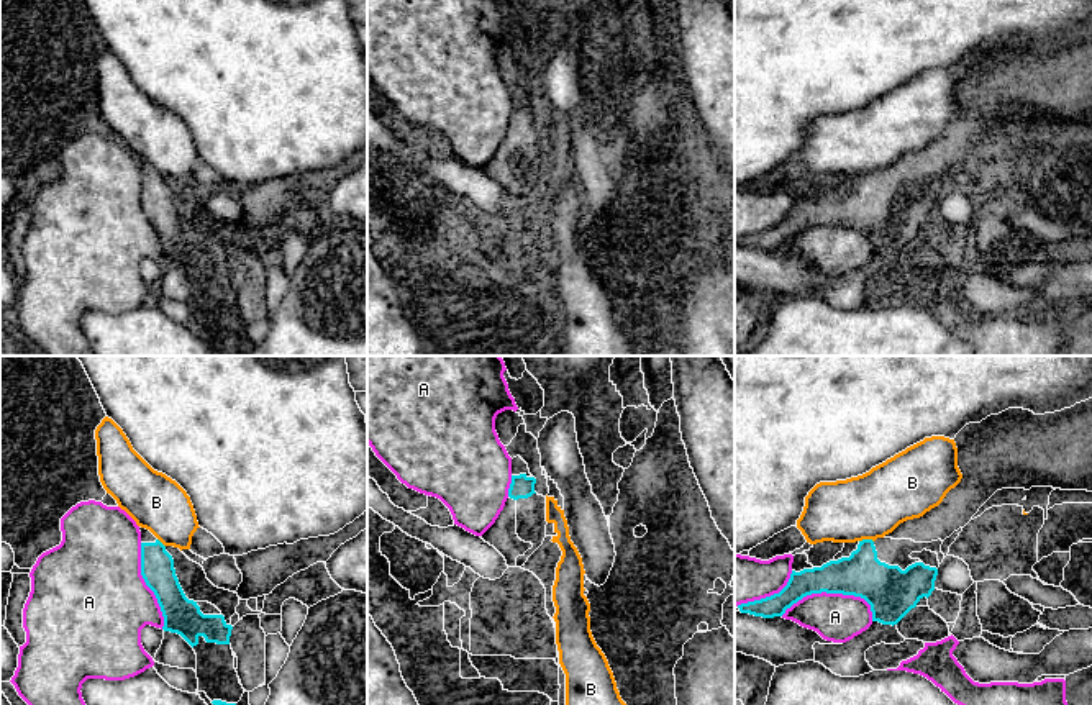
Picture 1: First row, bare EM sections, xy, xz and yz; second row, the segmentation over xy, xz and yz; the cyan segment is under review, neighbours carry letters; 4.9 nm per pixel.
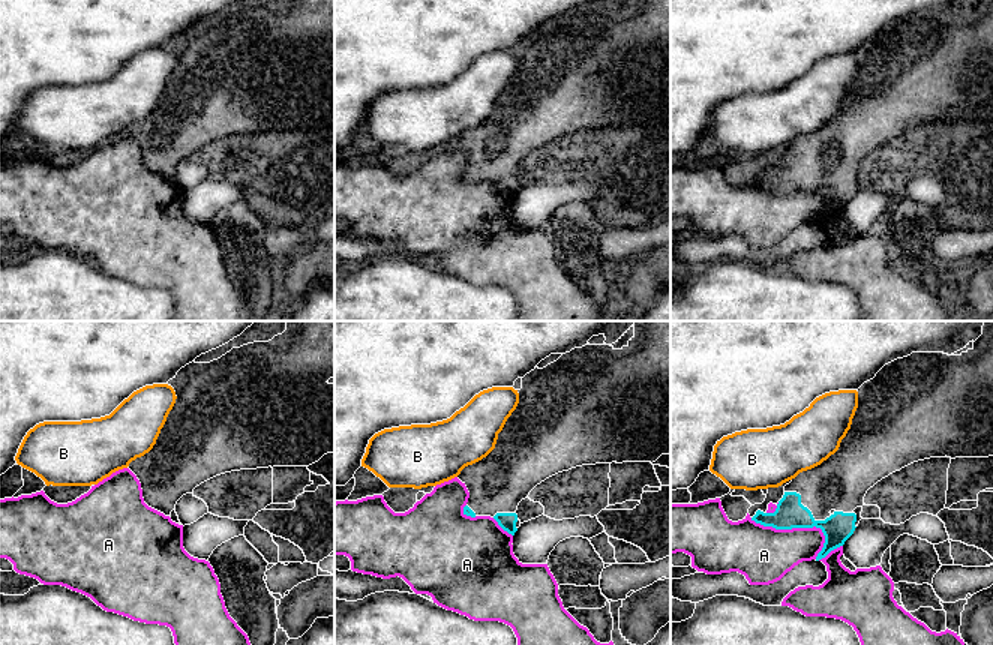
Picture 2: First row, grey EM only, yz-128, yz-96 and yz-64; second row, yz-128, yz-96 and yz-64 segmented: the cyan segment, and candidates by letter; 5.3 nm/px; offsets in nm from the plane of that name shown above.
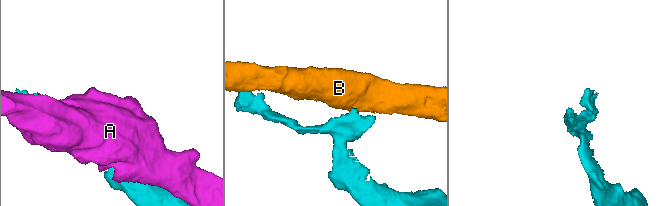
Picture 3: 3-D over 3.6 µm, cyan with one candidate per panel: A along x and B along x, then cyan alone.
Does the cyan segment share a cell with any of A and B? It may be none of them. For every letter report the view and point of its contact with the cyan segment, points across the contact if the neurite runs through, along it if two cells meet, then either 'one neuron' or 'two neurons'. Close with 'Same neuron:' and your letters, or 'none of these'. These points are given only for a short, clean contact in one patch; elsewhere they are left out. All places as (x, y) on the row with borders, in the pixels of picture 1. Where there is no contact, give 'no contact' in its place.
A: yz (833, 592) | two neurons
B: yz (866, 540) | along yz (873, 540), (859, 541) | two neurons
Same neuron: none of these

